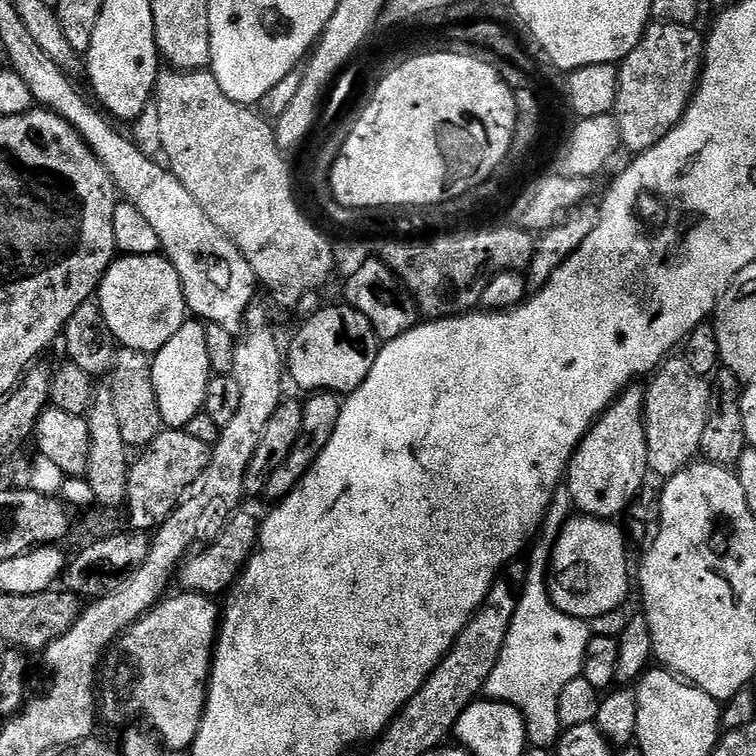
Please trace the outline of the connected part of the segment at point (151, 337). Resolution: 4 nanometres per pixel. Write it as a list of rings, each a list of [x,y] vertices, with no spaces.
[[[127,253],[112,261],[110,267],[98,289],[98,303],[104,310],[105,317],[112,323],[112,332],[115,339],[124,347],[136,352],[155,354],[166,346],[171,338],[178,334],[178,330],[187,323],[190,314],[190,305],[185,296],[184,282],[179,270],[171,260],[159,253],[150,255],[136,255]]]

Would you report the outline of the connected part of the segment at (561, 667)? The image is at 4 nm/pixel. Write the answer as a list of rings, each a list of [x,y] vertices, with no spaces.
[[[540,568],[529,570],[528,585],[525,586],[524,592],[522,588],[519,593],[510,634],[506,636],[502,654],[498,658],[490,678],[486,678],[486,686],[483,690],[483,695],[487,699],[502,700],[506,704],[515,704],[517,708],[521,709],[530,729],[531,747],[545,750],[555,749],[562,739],[560,695],[562,690],[566,690],[566,682],[574,682],[574,678],[582,675],[590,639],[589,625],[579,616],[571,616],[569,612],[563,612],[558,607],[549,584],[550,580],[545,569],[544,572]]]

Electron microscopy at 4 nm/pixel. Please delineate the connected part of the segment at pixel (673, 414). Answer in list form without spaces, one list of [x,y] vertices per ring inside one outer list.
[[[669,358],[664,361],[662,367],[655,373],[652,386],[646,390],[646,422],[649,426],[650,455],[648,467],[661,478],[673,476],[675,472],[681,472],[689,464],[701,455],[706,426],[714,412],[714,392],[707,384],[705,377],[693,367],[691,360],[687,358]]]

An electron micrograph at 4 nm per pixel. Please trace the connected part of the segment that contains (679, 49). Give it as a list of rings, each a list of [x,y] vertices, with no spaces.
[[[649,23],[648,31],[634,46],[634,50],[622,61],[620,104],[624,108],[622,116],[622,136],[633,148],[633,153],[645,152],[652,148],[674,126],[680,124],[694,96],[698,84],[696,64],[692,59],[696,52],[688,48],[688,32],[680,24]]]

